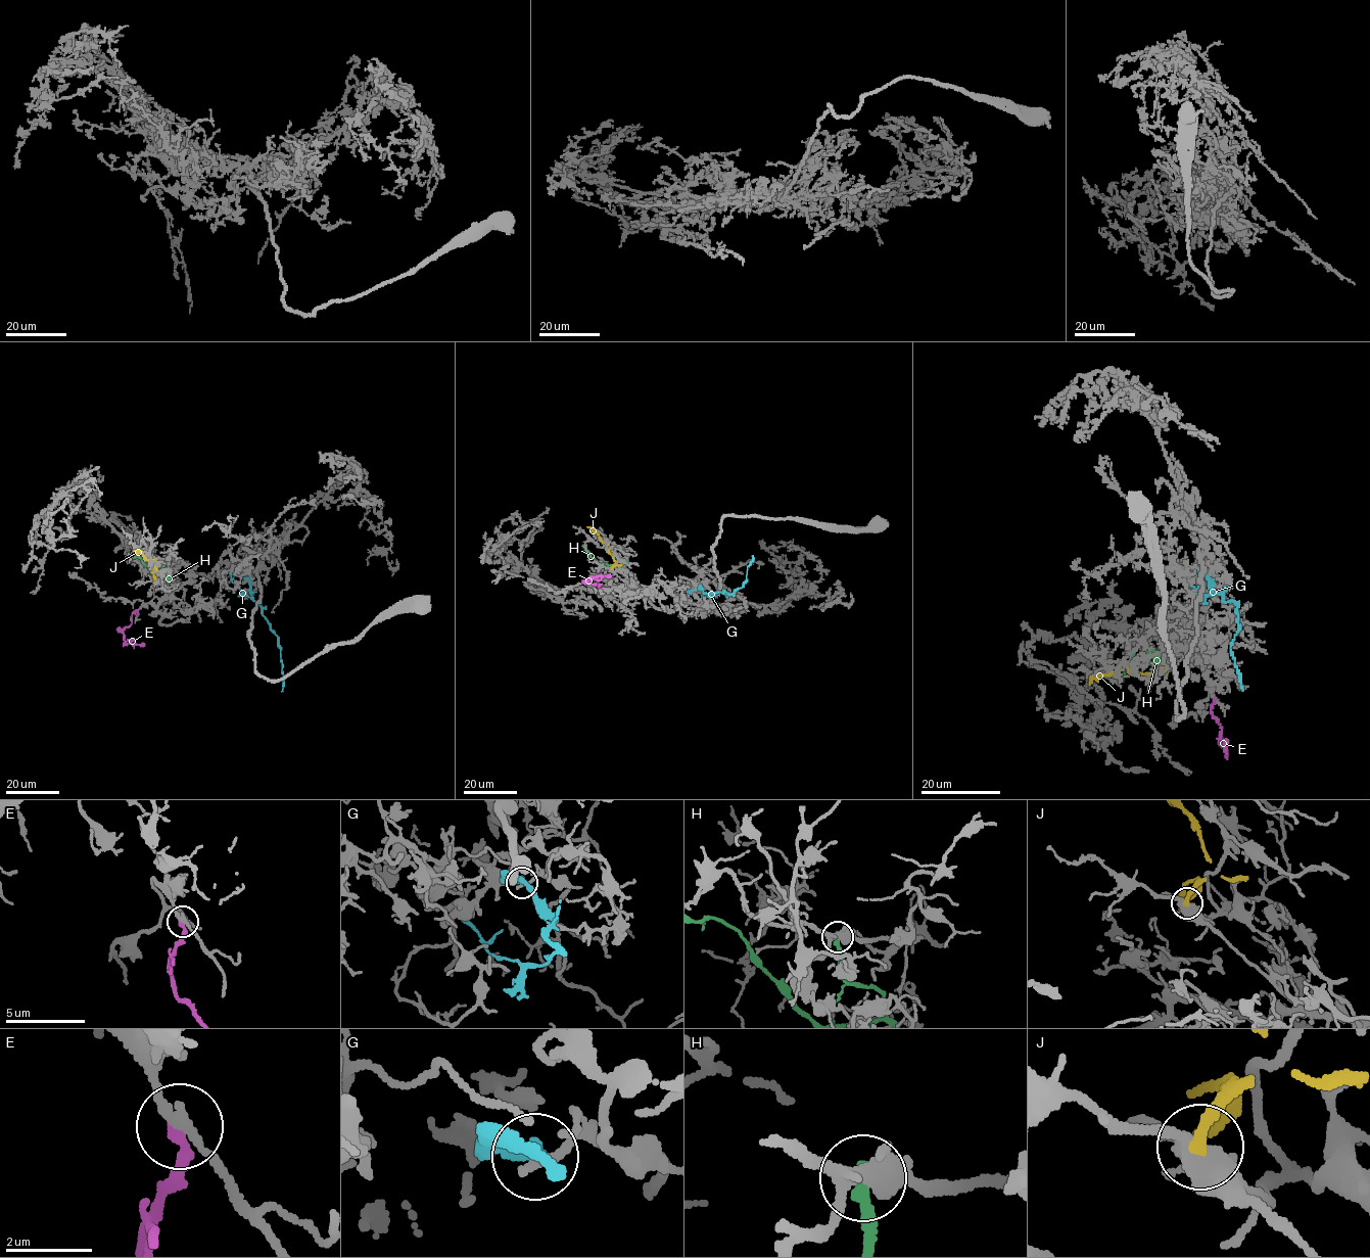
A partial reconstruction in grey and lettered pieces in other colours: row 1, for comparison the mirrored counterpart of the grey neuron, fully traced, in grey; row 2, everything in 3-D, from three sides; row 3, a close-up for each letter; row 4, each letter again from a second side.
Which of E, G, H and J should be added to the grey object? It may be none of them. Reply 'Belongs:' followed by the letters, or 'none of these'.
Belongs: none of these

